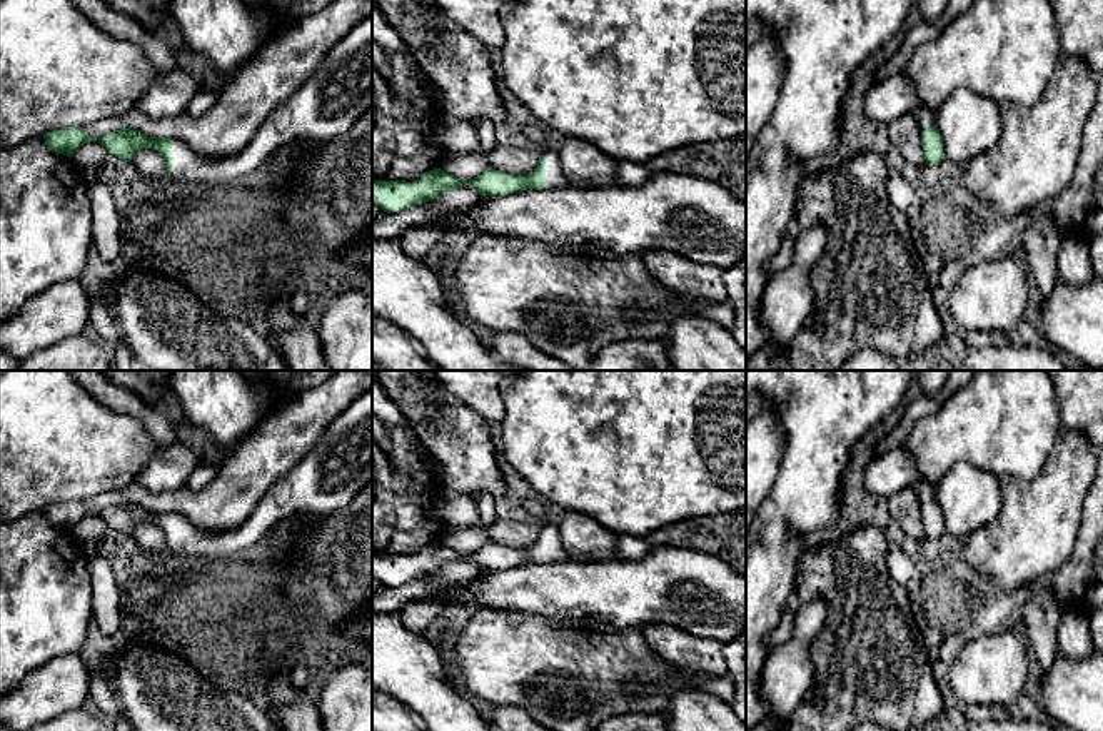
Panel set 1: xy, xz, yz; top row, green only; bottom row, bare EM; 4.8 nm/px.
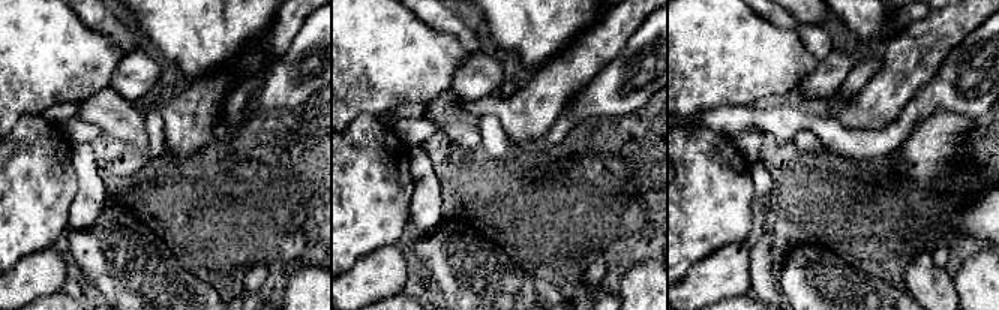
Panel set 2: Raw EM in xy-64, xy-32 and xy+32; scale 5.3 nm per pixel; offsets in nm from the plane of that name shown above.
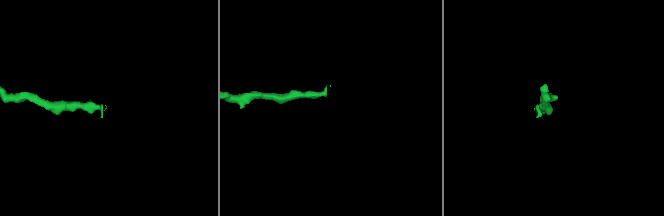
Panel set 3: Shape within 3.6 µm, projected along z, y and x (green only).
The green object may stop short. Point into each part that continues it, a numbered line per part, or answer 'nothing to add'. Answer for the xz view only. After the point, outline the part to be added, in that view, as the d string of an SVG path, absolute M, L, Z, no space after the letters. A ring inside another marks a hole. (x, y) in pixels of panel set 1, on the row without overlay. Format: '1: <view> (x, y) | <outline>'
1: xz (554, 549) | M546 522L546 562L566 562L572 561L571 556L566 552L566 547L561 539L559 529L552 522Z

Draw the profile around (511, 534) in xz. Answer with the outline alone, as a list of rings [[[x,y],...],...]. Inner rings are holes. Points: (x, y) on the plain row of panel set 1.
[[[494,521],[492,524],[486,526],[487,539],[494,544],[502,544],[506,547],[514,549],[527,549],[534,546],[539,537],[542,527],[532,522],[504,522]]]

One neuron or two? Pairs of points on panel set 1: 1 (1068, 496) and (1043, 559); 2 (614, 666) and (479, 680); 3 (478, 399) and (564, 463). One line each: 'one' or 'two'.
1: one
2: one
3: two

